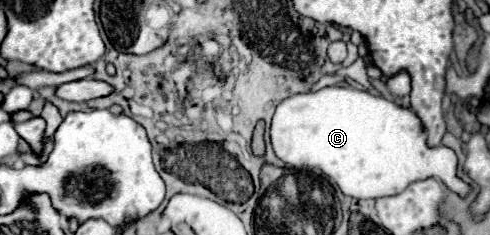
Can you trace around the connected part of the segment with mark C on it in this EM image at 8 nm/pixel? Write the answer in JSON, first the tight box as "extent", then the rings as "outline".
{"extent":[271,87,473,199],"outline":[[[323,87],[319,91],[297,93],[281,101],[271,121],[271,145],[275,155],[285,165],[295,169],[319,169],[339,185],[343,195],[353,199],[393,197],[407,189],[413,181],[423,181],[429,177],[439,179],[459,197],[467,197],[473,191],[473,187],[457,175],[459,161],[455,151],[445,145],[427,145],[425,127],[411,107],[401,107],[385,97],[377,97],[355,87]]]}

